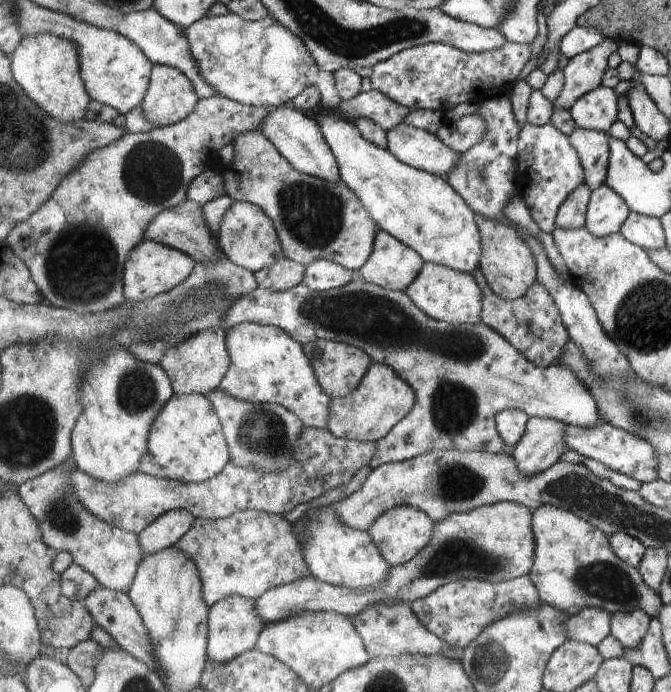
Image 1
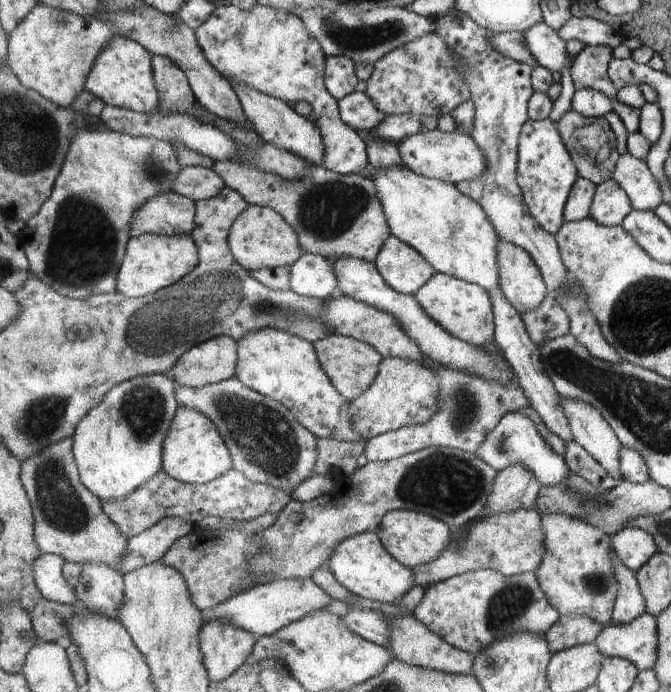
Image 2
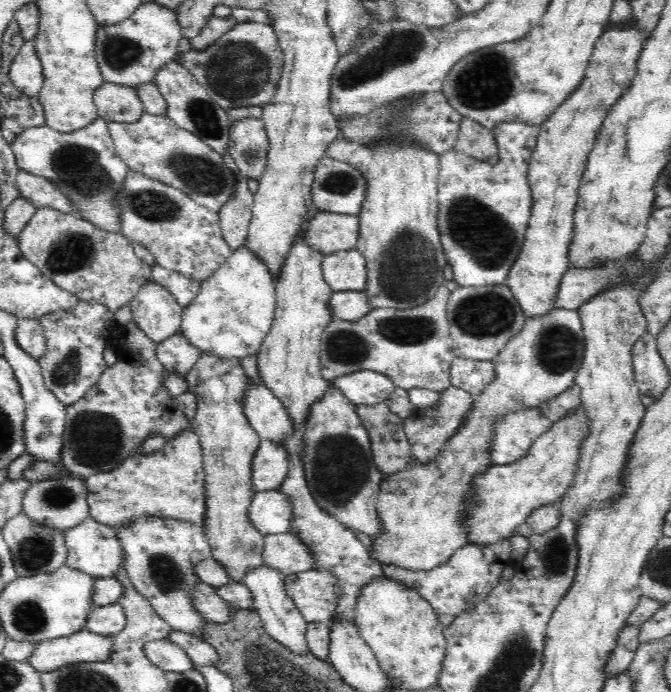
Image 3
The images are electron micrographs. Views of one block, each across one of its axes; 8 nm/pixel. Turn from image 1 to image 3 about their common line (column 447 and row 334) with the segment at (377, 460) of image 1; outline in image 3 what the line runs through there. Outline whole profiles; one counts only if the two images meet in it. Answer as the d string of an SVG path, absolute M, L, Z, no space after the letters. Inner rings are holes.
M442 284L428 302L413 309L371 309L366 316L354 322L333 318L322 333L320 364L323 377L331 382L358 371L374 371L386 375L394 383L395 388L406 389L409 393L418 388L426 388L438 393L446 390L453 385L451 364L460 356L458 344L451 336L447 320L450 295L450 289L446 284Z

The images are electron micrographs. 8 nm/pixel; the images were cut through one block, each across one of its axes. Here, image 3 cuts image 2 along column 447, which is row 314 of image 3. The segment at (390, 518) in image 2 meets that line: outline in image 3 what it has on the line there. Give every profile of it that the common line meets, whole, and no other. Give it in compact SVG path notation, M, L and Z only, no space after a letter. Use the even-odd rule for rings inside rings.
M637 23L620 27L608 27L597 40L593 55L591 56L585 79L581 85L539 126L537 145L530 155L527 165L527 179L531 188L533 208L529 219L529 226L525 233L525 240L518 258L509 271L505 286L510 287L512 294L524 316L536 319L548 315L557 308L557 296L561 290L562 282L569 272L568 254L573 236L573 219L579 197L579 188L583 179L583 172L590 156L590 151L596 142L598 132L607 117L610 107L630 88L637 73L638 59L643 51L642 33Z

